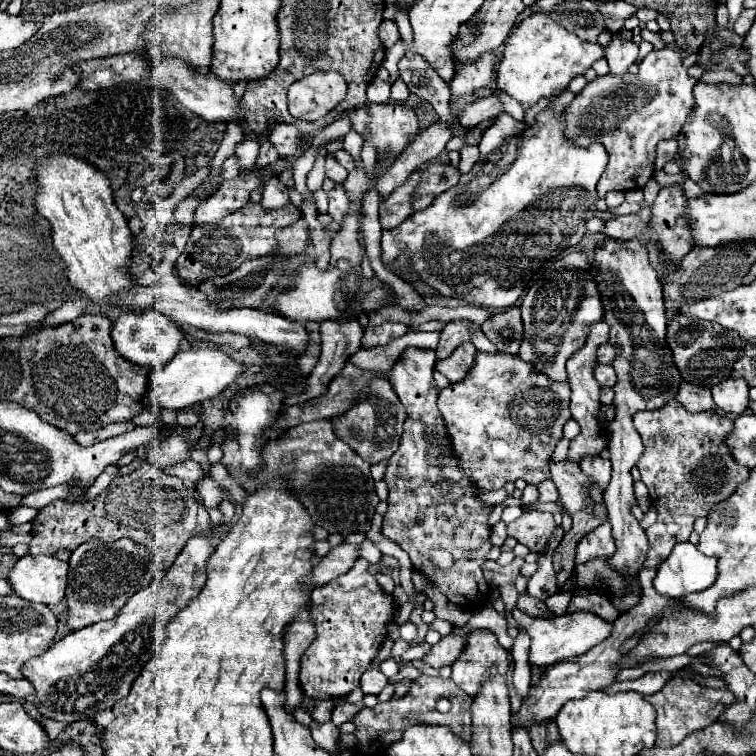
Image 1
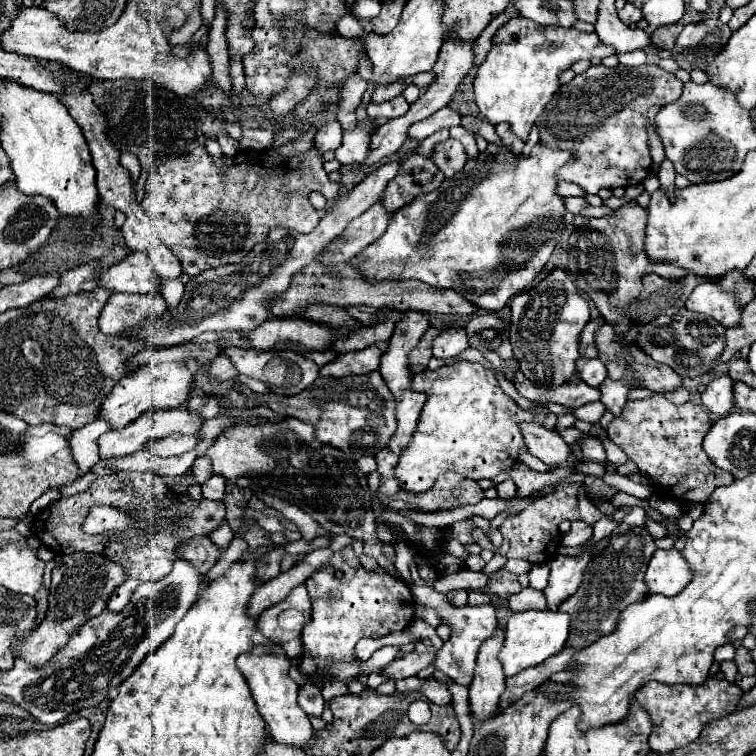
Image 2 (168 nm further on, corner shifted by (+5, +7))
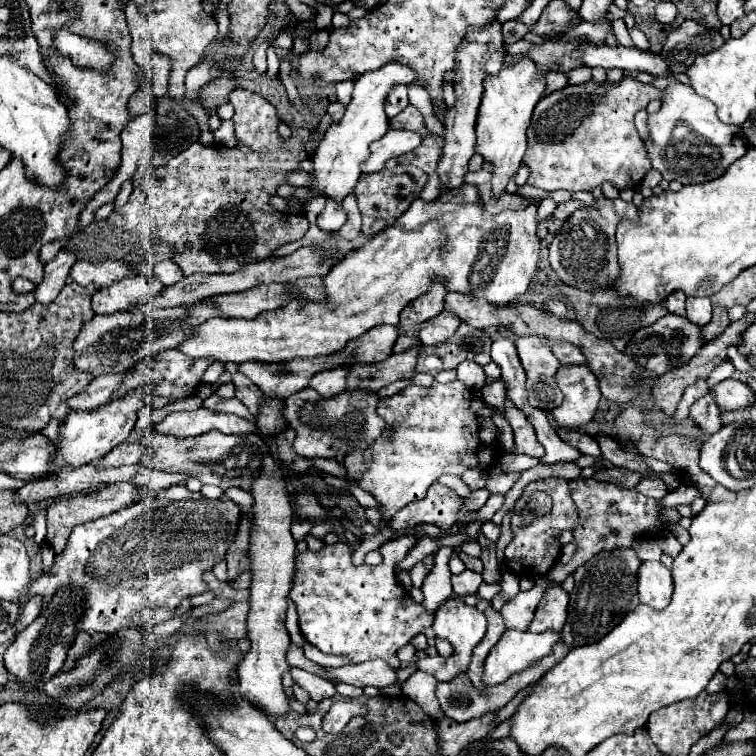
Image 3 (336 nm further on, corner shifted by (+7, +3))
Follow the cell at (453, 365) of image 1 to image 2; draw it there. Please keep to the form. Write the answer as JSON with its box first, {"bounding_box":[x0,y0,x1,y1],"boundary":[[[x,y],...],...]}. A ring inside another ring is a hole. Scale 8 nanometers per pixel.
{"bounding_box":[433,327,469,359],"boundary":[[[449,327],[443,329],[435,339],[433,339],[433,355],[447,359],[447,357],[455,357],[461,351],[465,351],[469,347],[467,343],[467,333],[463,327]]]}

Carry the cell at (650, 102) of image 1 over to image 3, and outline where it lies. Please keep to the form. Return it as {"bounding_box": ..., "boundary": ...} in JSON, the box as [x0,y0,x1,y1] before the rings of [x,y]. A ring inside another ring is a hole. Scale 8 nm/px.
{"bounding_box":[523,73,665,191],"boundary":[[[625,73],[619,83],[597,83],[595,79],[581,83],[581,85],[567,85],[565,89],[559,89],[555,93],[545,95],[533,113],[531,129],[527,129],[529,147],[523,157],[527,163],[531,175],[529,185],[541,187],[545,191],[593,191],[595,187],[601,187],[605,181],[609,181],[619,191],[629,187],[637,189],[643,181],[645,173],[651,169],[651,159],[647,155],[647,149],[633,125],[633,117],[637,111],[645,109],[649,101],[663,99],[665,91],[657,89],[647,83],[639,83],[633,75]]]}

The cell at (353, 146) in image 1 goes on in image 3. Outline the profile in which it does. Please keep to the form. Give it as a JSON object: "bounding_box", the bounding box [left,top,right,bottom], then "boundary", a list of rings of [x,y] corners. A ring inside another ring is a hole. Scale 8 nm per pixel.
{"bounding_box":[335,79,355,105],"boundary":[[[347,79],[347,81],[341,81],[341,83],[337,83],[337,85],[335,85],[335,87],[337,87],[337,101],[339,101],[339,103],[347,105],[347,103],[351,101],[353,85],[355,85],[355,81],[353,81],[353,79]]]}

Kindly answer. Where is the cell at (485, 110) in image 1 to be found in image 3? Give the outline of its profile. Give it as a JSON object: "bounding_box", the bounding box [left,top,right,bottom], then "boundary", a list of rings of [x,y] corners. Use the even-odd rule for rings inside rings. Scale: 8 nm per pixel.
{"bounding_box":[363,129,423,173],"boundary":[[[389,129],[379,141],[371,143],[371,157],[363,163],[363,173],[375,173],[383,169],[383,163],[391,157],[405,155],[421,145],[423,137],[415,131]]]}

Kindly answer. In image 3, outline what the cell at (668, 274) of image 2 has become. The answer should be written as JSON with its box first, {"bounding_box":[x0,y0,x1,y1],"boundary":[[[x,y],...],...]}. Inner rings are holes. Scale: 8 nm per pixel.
{"bounding_box":[665,291,687,315],"boundary":[[[675,291],[671,293],[667,299],[665,299],[665,307],[669,309],[669,313],[675,313],[675,315],[685,315],[685,299],[687,295],[683,291]]]}

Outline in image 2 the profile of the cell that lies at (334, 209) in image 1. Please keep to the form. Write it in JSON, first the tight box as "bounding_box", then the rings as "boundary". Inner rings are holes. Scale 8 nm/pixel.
{"bounding_box":[141,129,339,277],"boundary":[[[297,129],[277,131],[277,135],[273,139],[273,147],[265,149],[265,153],[239,151],[231,157],[223,155],[221,167],[217,167],[213,163],[211,155],[207,153],[205,147],[197,147],[191,153],[181,155],[159,167],[153,167],[149,171],[147,191],[145,191],[145,199],[143,199],[141,207],[147,213],[147,217],[153,221],[153,225],[157,229],[157,237],[179,257],[179,261],[183,265],[183,273],[187,273],[189,277],[195,277],[207,269],[217,269],[217,267],[223,267],[229,263],[241,263],[243,257],[257,243],[267,239],[269,229],[289,227],[289,229],[297,229],[299,233],[311,233],[315,229],[315,225],[319,223],[321,217],[309,203],[307,195],[311,191],[319,191],[329,201],[333,201],[339,197],[339,185],[335,189],[335,183],[329,181],[329,177],[323,169],[323,157],[315,151],[315,147],[309,149],[307,153],[295,155],[297,159],[301,159],[297,167],[285,165],[285,163],[289,163],[291,157],[281,155],[279,147],[291,143],[293,139],[299,139],[301,135],[303,135],[303,131],[297,131]]]}

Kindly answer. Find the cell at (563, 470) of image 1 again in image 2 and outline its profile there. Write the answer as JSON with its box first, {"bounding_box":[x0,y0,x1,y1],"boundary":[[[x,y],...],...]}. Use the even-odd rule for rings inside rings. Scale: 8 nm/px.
{"bounding_box":[521,423,569,467],"boundary":[[[525,423],[521,425],[521,433],[525,437],[525,445],[531,455],[539,457],[543,463],[555,467],[557,463],[567,461],[569,445],[561,439],[561,435],[553,429],[545,429],[541,423]]]}

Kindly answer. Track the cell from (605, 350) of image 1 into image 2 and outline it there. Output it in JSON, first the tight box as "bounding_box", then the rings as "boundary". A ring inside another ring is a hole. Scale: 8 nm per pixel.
{"bounding_box":[579,317,601,357],"boundary":[[[601,317],[599,319],[593,319],[585,325],[585,329],[581,331],[581,337],[579,337],[579,355],[581,357],[597,357],[597,347],[595,347],[595,331],[597,327],[601,325]]]}

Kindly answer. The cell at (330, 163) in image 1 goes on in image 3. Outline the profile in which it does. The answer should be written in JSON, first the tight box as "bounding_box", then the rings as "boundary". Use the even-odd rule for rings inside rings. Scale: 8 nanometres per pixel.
{"bounding_box":[287,171,313,186],"boundary":[[[295,171],[291,173],[291,177],[287,179],[287,183],[292,186],[306,186],[312,183],[313,176],[310,173],[305,173],[305,171]]]}

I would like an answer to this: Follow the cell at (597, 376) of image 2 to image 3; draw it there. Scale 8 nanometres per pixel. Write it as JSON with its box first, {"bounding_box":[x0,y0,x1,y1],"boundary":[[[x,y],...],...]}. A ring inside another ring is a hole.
{"bounding_box":[551,365,601,429],"boundary":[[[563,365],[557,373],[557,385],[565,397],[563,403],[551,411],[553,421],[569,429],[587,425],[601,399],[597,375],[587,369],[587,365]]]}

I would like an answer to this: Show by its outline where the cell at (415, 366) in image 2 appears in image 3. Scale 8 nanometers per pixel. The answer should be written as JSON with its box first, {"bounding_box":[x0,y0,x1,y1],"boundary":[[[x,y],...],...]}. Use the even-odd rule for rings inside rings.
{"bounding_box":[347,345,421,389],"boundary":[[[415,345],[403,353],[389,355],[381,363],[373,365],[353,365],[351,377],[347,377],[347,389],[381,389],[399,379],[413,379],[417,353],[421,345]]]}

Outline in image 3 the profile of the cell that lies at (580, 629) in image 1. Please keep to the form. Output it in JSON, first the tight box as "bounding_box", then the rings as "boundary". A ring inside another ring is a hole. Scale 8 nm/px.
{"bounding_box":[483,629,561,685],"boundary":[[[507,629],[497,641],[495,649],[491,649],[487,655],[483,681],[487,681],[487,685],[499,685],[509,677],[529,669],[533,663],[551,655],[559,639],[561,635],[557,631],[533,633]]]}

